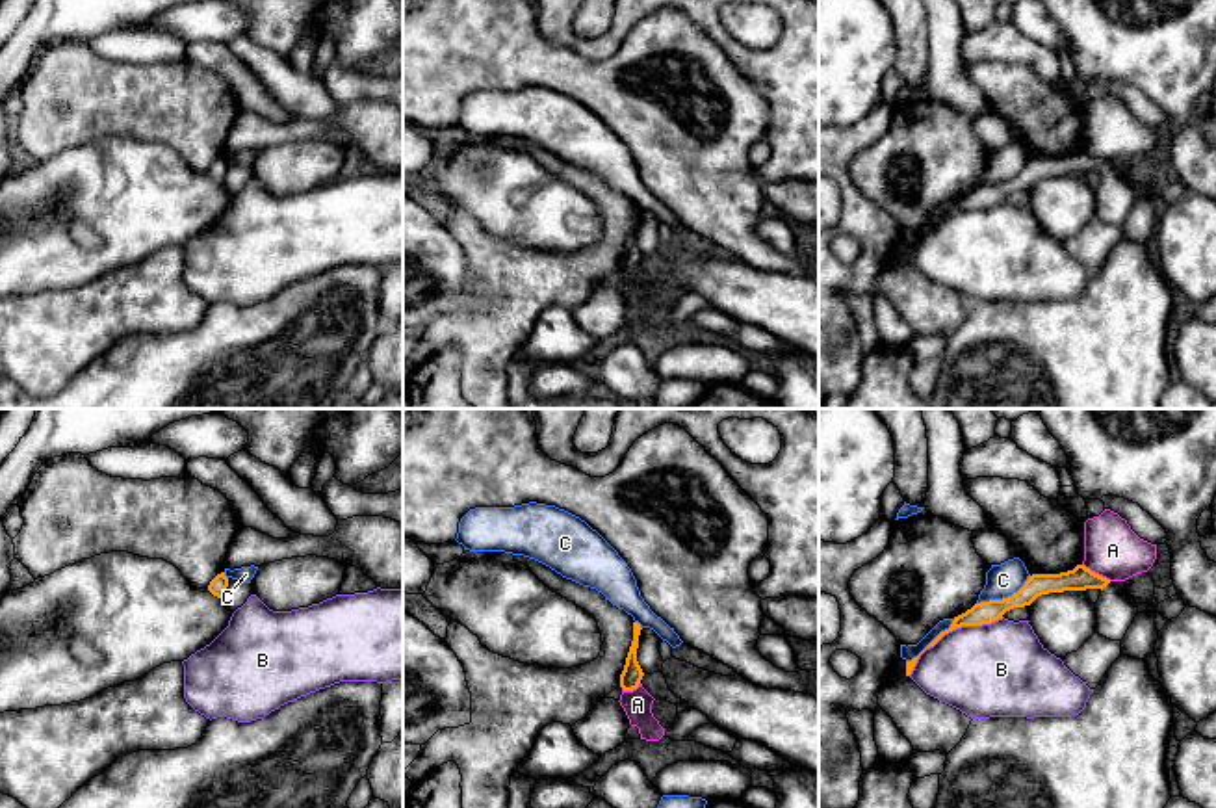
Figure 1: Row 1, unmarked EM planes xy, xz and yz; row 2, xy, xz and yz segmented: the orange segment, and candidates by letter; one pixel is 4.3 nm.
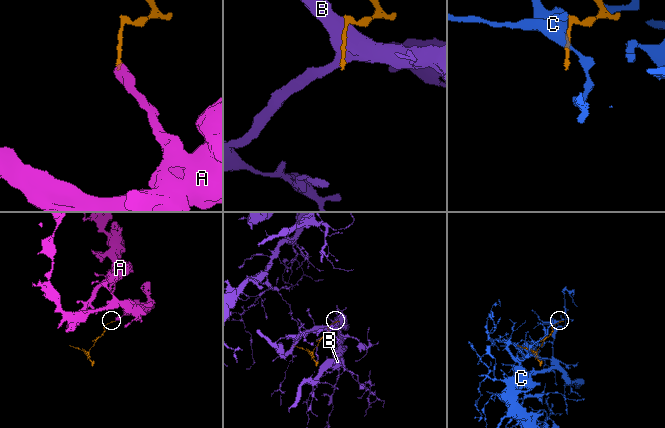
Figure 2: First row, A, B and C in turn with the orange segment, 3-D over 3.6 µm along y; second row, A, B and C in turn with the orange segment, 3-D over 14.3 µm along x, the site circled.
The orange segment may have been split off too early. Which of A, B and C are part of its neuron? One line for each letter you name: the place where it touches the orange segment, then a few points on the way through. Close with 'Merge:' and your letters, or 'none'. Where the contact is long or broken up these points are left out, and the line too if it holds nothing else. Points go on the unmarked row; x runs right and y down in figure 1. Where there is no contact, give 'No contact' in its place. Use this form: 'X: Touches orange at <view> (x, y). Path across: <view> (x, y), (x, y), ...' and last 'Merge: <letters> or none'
Merge: none

